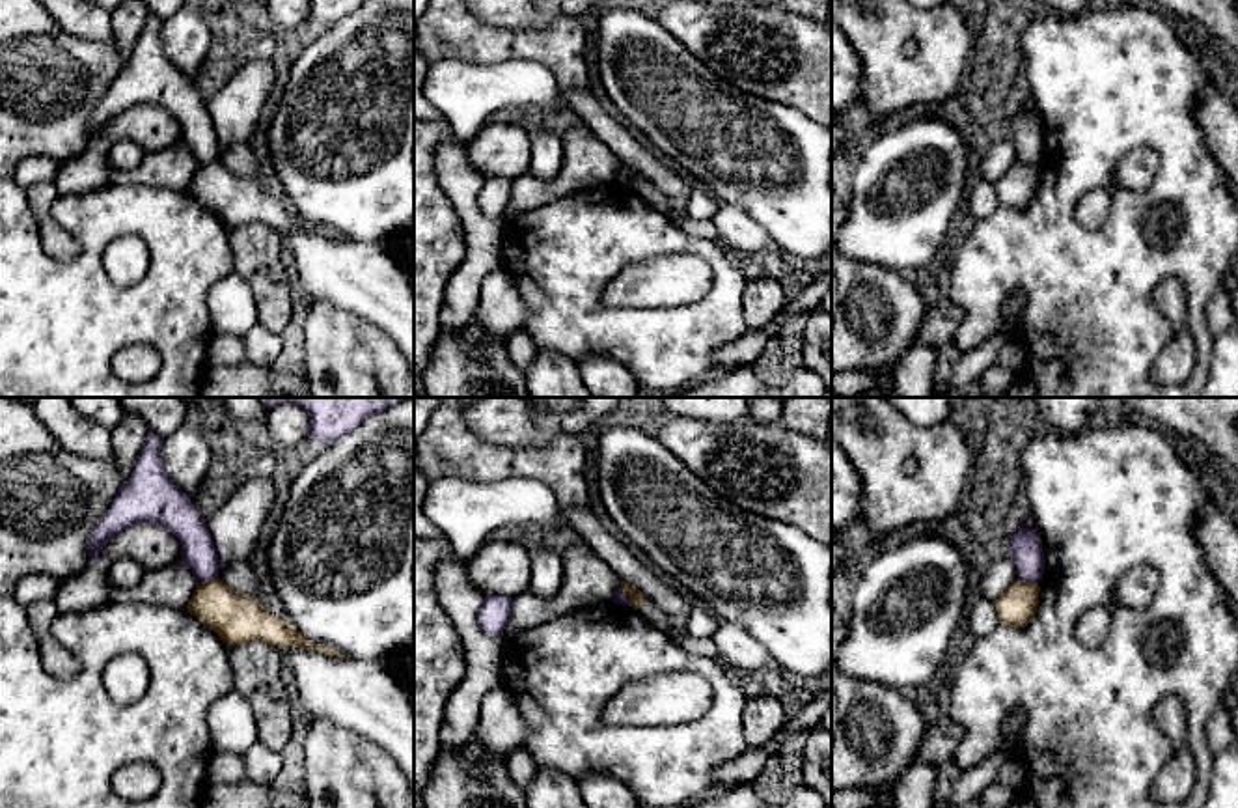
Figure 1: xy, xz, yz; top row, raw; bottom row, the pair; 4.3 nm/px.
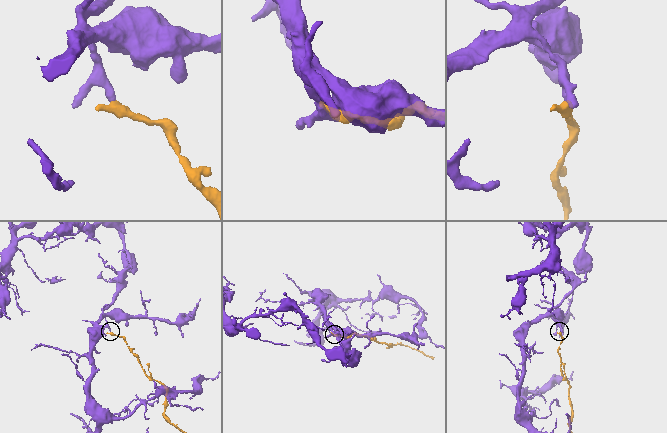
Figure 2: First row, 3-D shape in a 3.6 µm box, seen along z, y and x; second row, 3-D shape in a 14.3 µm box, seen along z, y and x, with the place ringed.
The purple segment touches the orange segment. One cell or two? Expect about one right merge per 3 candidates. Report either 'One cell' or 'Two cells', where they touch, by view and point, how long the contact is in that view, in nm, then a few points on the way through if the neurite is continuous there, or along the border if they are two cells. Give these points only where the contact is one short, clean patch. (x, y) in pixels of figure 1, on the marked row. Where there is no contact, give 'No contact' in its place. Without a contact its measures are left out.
Two cells. Touches purple at yz (1028, 581). Shared border 90 nm. Boundary: yz (1018, 579), (1037, 585)

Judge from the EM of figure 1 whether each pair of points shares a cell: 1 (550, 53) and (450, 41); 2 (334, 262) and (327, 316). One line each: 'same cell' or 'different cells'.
1: same cell
2: different cells

